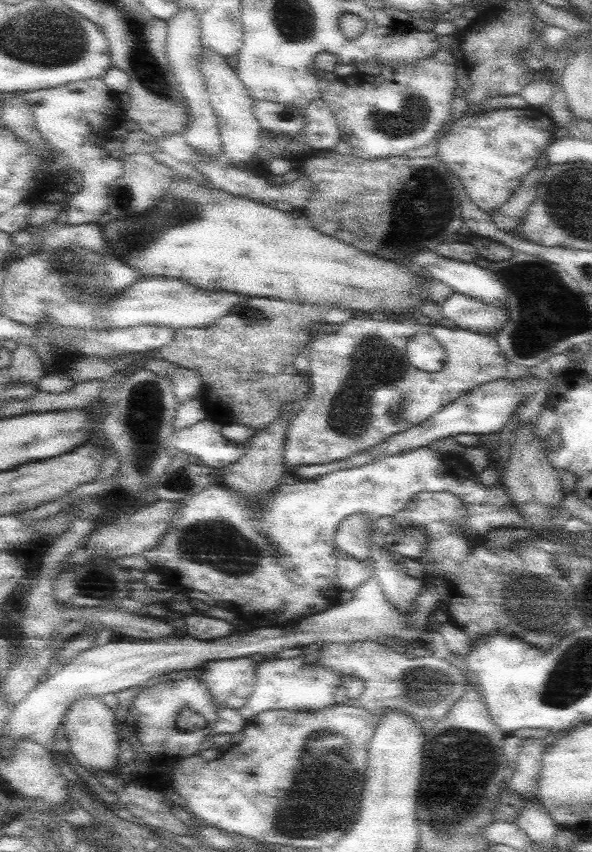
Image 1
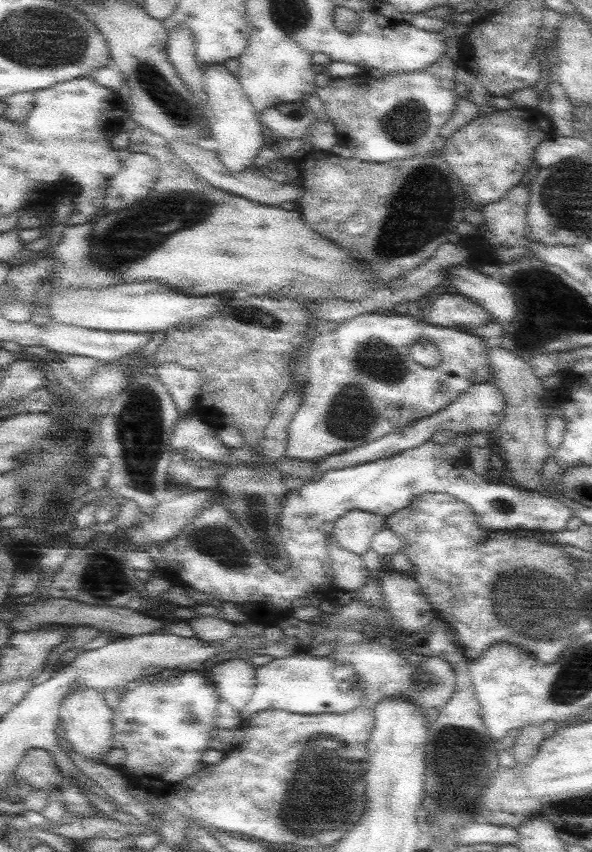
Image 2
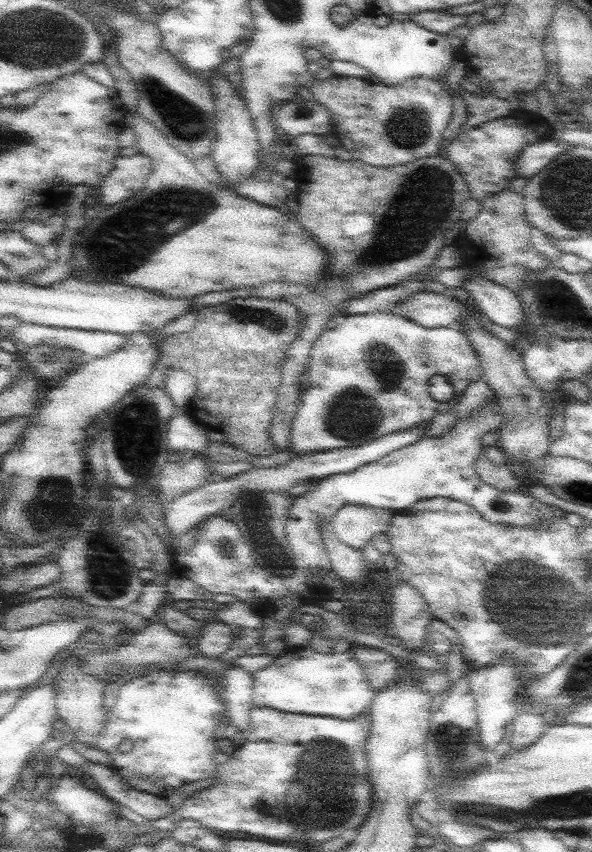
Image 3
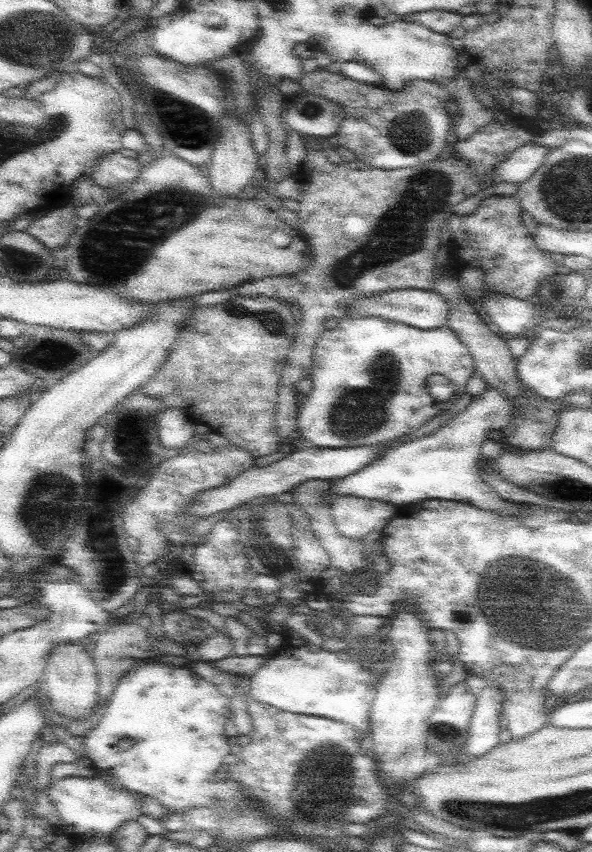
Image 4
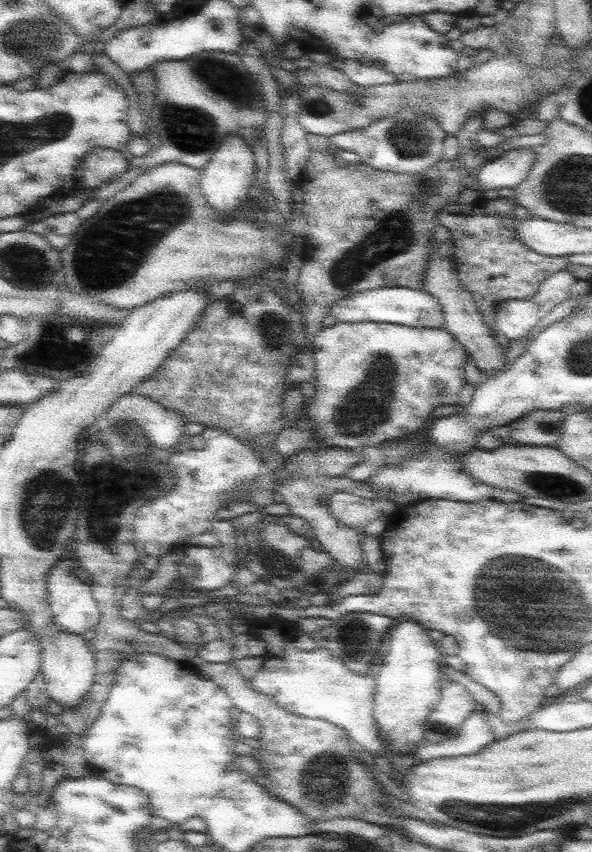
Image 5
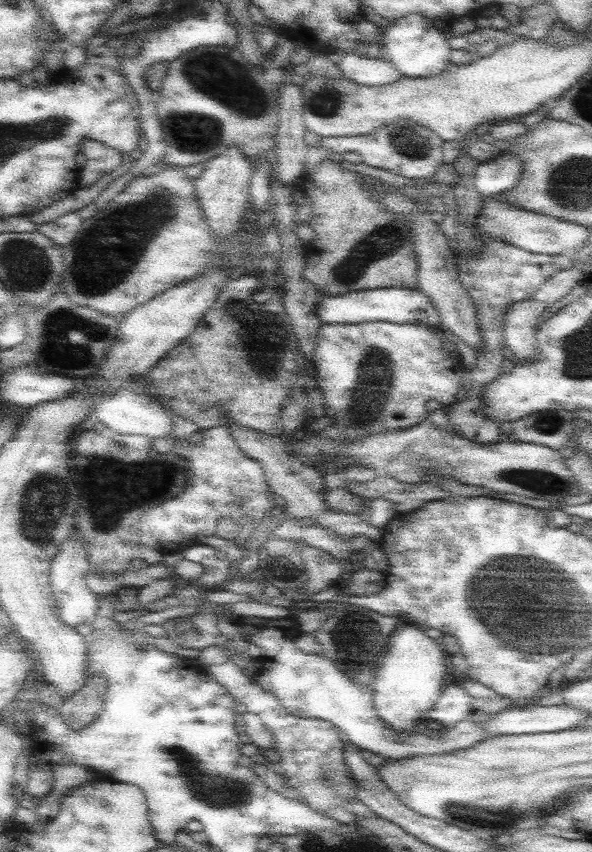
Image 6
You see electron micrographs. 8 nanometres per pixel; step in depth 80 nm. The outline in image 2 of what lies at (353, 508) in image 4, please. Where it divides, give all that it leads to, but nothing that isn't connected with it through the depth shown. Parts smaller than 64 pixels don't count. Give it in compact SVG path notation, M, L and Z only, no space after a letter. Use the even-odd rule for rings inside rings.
M352 510L336 521L333 534L346 550L362 556L371 550L371 542L380 528L384 528L387 518L362 510Z

